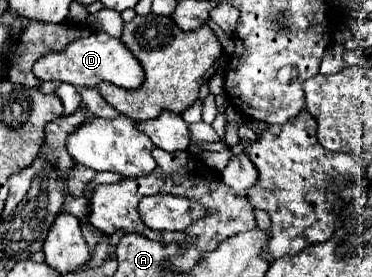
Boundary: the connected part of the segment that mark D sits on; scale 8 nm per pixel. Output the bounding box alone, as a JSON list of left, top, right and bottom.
[33,34,143,90]

